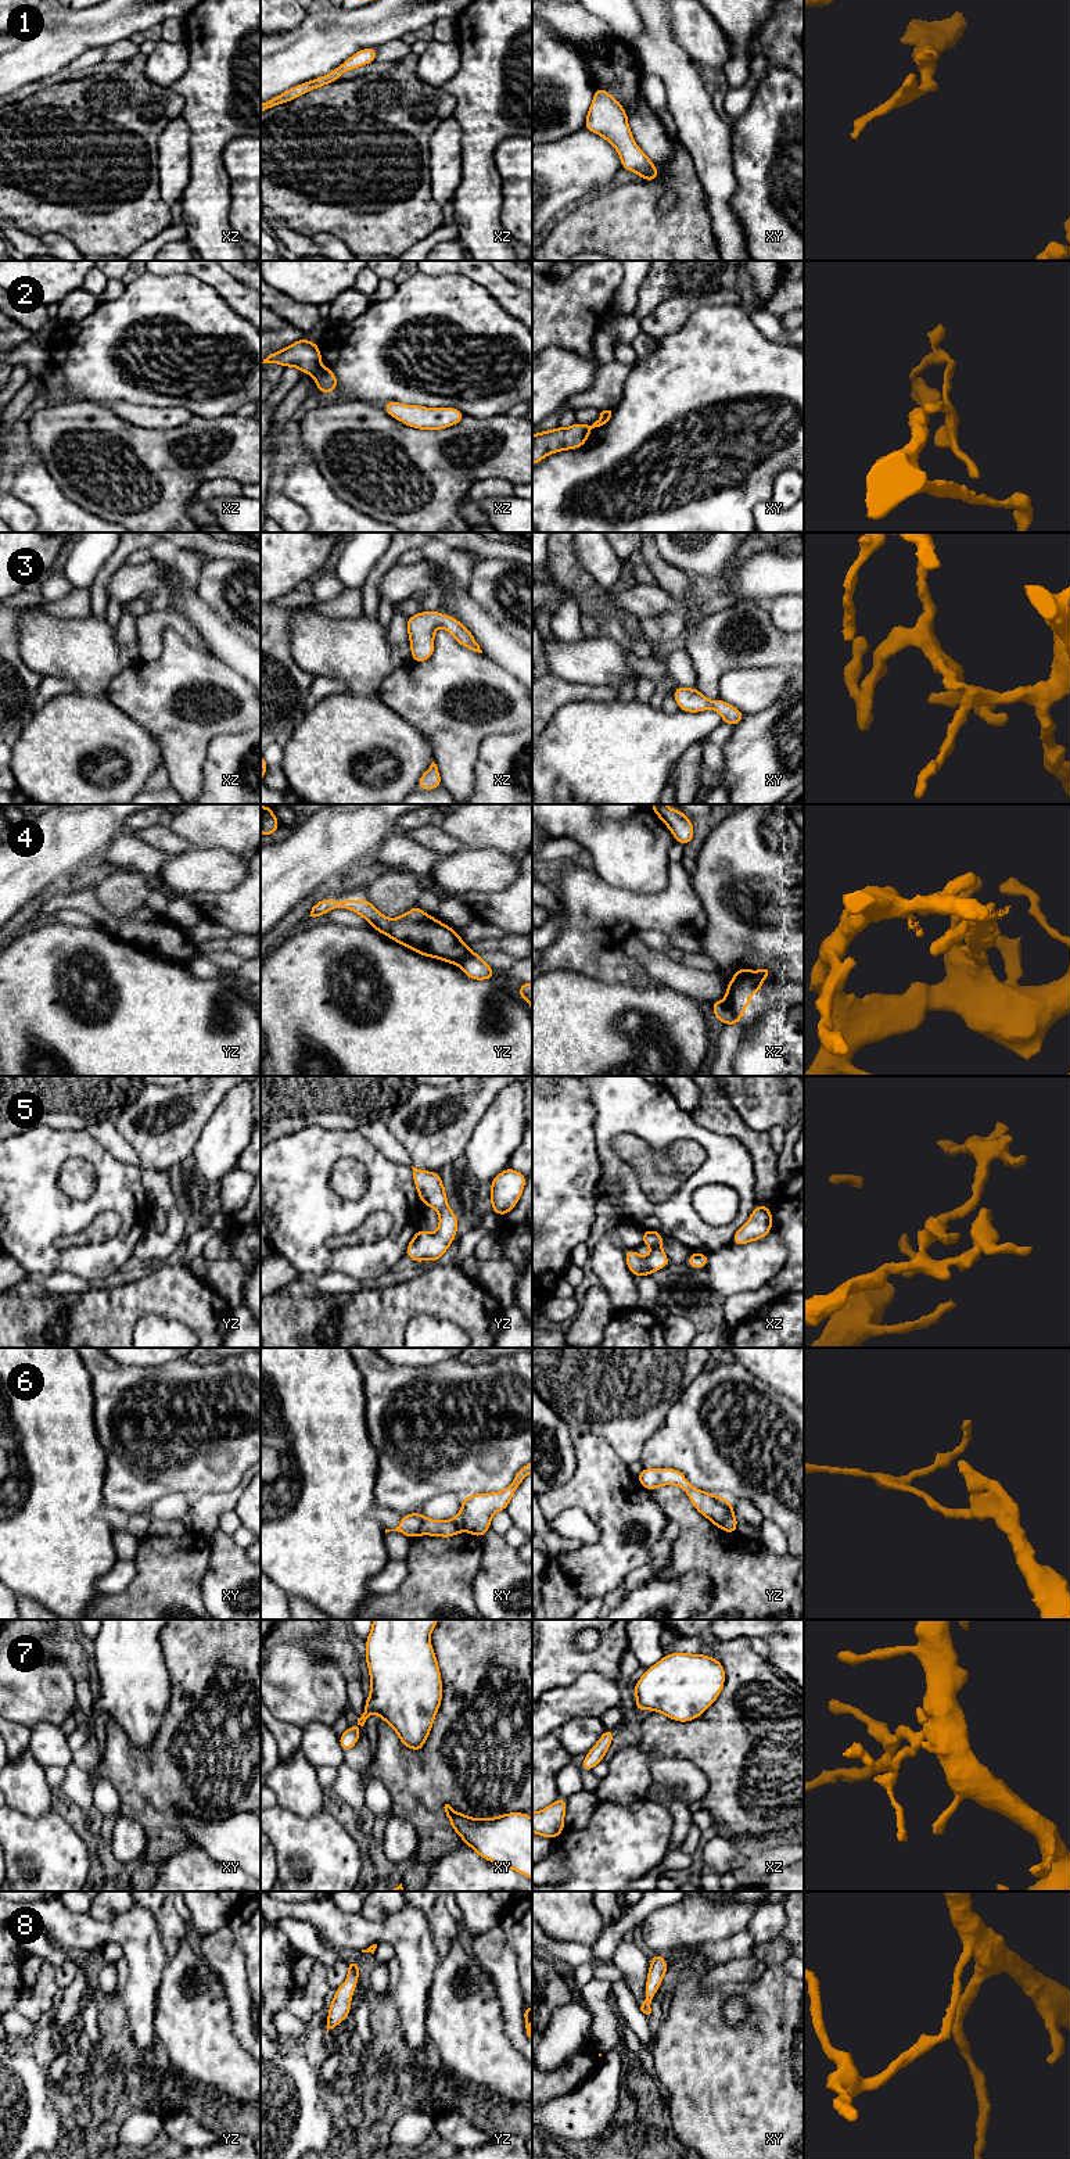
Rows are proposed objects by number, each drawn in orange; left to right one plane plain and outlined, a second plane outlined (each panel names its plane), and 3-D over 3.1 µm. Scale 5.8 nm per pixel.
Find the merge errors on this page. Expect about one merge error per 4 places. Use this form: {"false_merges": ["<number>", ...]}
{"false_merges": ["2", "4", "6"]}

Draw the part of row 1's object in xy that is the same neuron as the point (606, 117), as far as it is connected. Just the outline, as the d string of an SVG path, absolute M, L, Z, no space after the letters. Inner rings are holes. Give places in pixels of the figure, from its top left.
M596 87L584 129L604 137L613 144L621 157L624 169L638 172L640 179L657 180L658 168L638 147L628 125L626 111L606 89Z

